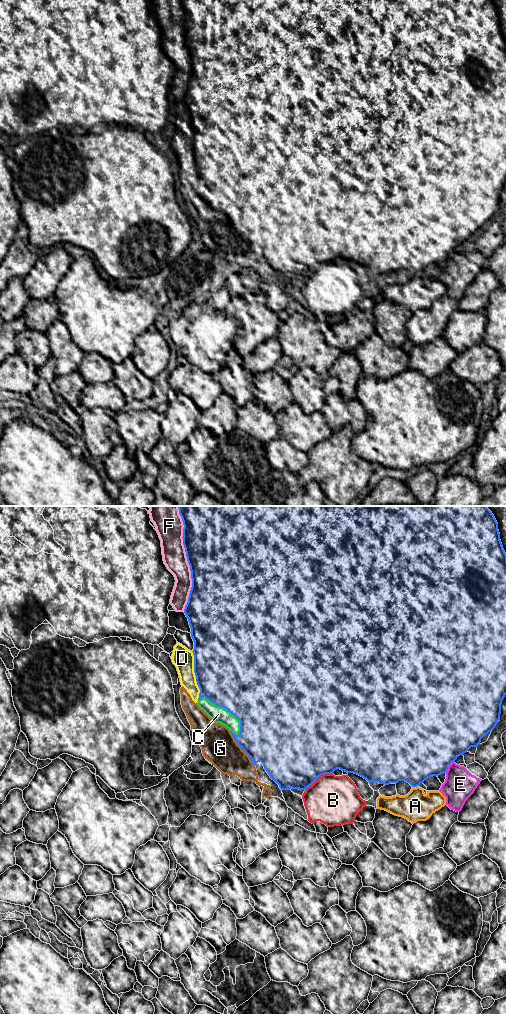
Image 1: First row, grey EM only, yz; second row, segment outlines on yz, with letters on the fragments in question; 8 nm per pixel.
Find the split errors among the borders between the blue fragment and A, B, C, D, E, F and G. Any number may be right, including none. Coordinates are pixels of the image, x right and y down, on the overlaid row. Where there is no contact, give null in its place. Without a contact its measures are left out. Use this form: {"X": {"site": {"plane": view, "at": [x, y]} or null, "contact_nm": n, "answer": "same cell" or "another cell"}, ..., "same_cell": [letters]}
{"A": {"site": null, "answer": "another cell"}, "B": {"site": {"plane": "yz", "at": [318, 776]}, "contact_nm": 280, "answer": "another cell"}, "C": {"site": {"plane": "yz", "at": [225, 708]}, "contact_nm": 440, "answer": "same cell"}, "D": {"site": {"plane": "yz", "at": [195, 675]}, "contact_nm": 400, "answer": "another cell"}, "E": {"site": {"plane": "yz", "at": [448, 765]}, "contact_nm": 120, "answer": "another cell"}, "F": {"site": {"plane": "yz", "at": [187, 559]}, "contact_nm": 850, "answer": "another cell"}, "G": {"site": {"plane": "yz", "at": [241, 747]}, "contact_nm": 340, "answer": "another cell"}, "same_cell": ["C"]}

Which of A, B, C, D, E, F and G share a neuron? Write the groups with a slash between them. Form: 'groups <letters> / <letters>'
groups A / B / C / D F G / E

